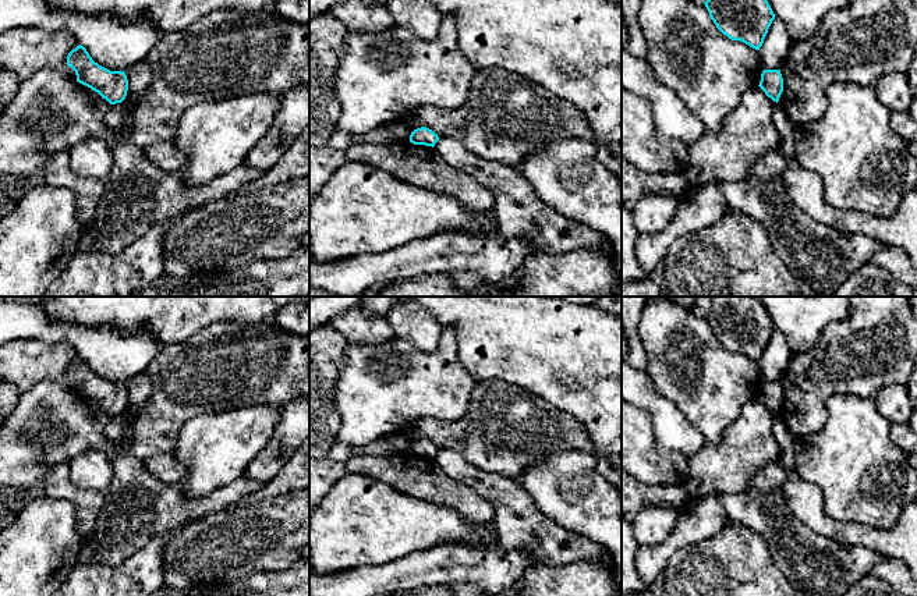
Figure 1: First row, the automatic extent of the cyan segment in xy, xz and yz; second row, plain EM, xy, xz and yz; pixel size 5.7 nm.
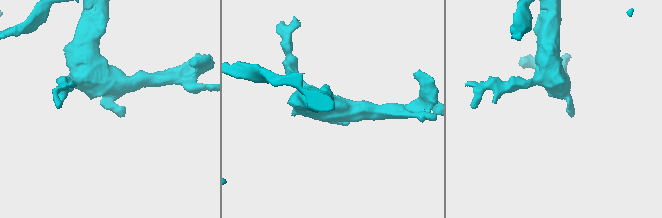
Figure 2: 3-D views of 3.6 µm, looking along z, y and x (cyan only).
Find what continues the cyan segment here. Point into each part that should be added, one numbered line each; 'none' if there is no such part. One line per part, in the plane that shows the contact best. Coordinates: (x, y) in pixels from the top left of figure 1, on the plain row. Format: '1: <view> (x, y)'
none

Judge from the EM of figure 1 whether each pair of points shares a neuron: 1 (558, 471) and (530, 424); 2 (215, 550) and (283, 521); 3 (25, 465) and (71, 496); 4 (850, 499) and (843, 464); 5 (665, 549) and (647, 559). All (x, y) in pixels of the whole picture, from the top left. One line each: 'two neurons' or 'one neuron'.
1: two neurons
2: one neuron
3: two neurons
4: one neuron
5: one neuron

